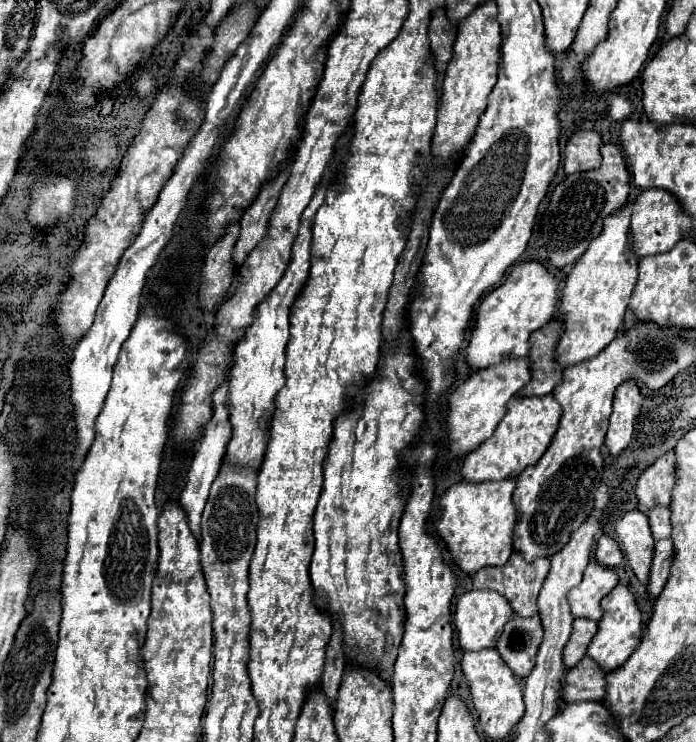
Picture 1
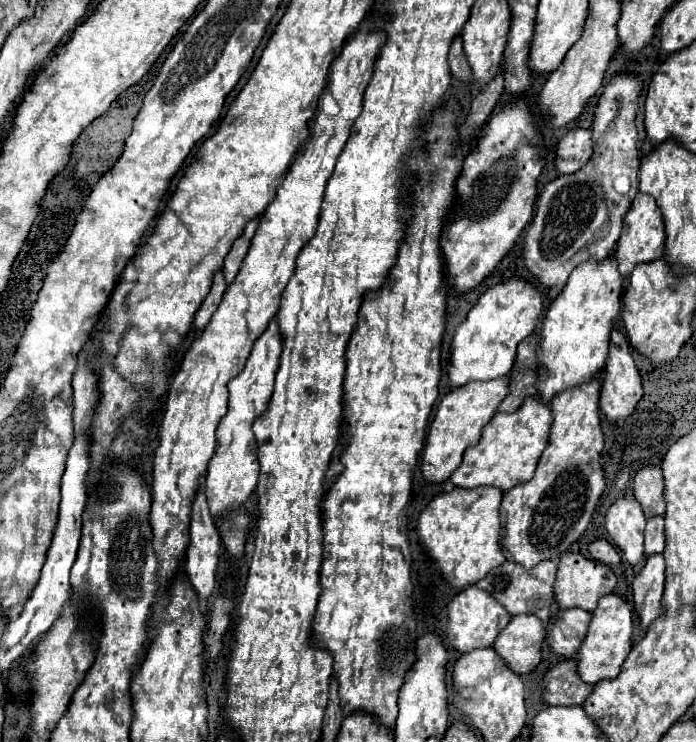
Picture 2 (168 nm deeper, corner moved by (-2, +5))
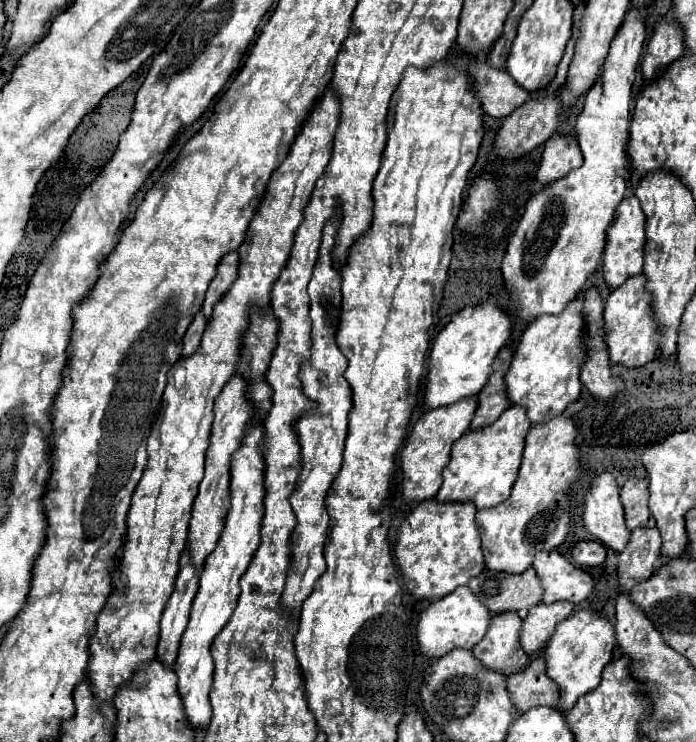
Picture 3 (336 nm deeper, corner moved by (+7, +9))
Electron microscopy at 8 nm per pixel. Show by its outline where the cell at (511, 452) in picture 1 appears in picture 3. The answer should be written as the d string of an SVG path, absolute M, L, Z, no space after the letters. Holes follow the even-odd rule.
M510 406L496 422L490 426L470 430L460 436L452 446L452 458L444 468L444 482L436 494L438 502L474 502L476 508L498 506L510 496L516 482L516 474L522 462L524 440L532 422L526 418L522 406Z

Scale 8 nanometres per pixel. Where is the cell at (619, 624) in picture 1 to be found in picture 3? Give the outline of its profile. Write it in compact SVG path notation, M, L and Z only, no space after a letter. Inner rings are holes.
M588 608L578 610L570 618L558 624L554 636L550 638L544 650L544 660L548 666L546 672L558 684L562 694L558 710L568 710L582 694L594 690L600 684L602 670L612 660L614 646L616 646L614 624L594 610Z

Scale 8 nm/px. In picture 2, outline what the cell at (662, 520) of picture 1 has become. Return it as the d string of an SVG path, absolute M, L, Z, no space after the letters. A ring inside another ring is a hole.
M655 516L647 520L645 526L645 556L661 554L665 550L665 534L663 534L663 518Z

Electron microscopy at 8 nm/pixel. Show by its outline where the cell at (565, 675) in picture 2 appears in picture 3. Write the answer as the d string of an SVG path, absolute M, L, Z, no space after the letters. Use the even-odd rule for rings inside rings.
M542 658L532 660L522 672L508 676L508 692L512 694L514 706L526 712L534 706L556 706L558 686L546 674L546 664Z

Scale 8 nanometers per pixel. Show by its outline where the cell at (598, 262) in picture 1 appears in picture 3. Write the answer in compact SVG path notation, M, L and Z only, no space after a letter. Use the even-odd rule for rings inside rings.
M578 294L574 300L566 304L566 308L558 316L542 314L522 334L512 366L504 378L510 402L524 406L528 418L534 424L564 412L566 406L578 400L580 396L582 362L586 362L586 350L584 350L582 296Z

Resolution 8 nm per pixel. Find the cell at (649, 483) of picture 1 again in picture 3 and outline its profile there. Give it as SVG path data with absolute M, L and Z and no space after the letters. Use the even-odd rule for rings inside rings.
M630 478L620 490L620 500L626 510L626 526L630 530L638 526L656 526L656 520L648 508L648 480Z

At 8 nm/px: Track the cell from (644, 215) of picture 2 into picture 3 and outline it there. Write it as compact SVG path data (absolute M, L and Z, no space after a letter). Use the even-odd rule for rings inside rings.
M636 196L632 198L624 198L618 208L616 208L616 214L614 214L614 222L610 224L608 228L608 236L610 236L610 242L606 238L606 248L604 248L604 266L602 266L602 274L604 274L604 280L608 282L610 288L616 288L620 286L628 276L634 276L634 274L640 274L642 272L642 266L644 266L644 244L646 244L646 238L644 238L644 230L646 230L646 216L640 208L640 202Z

